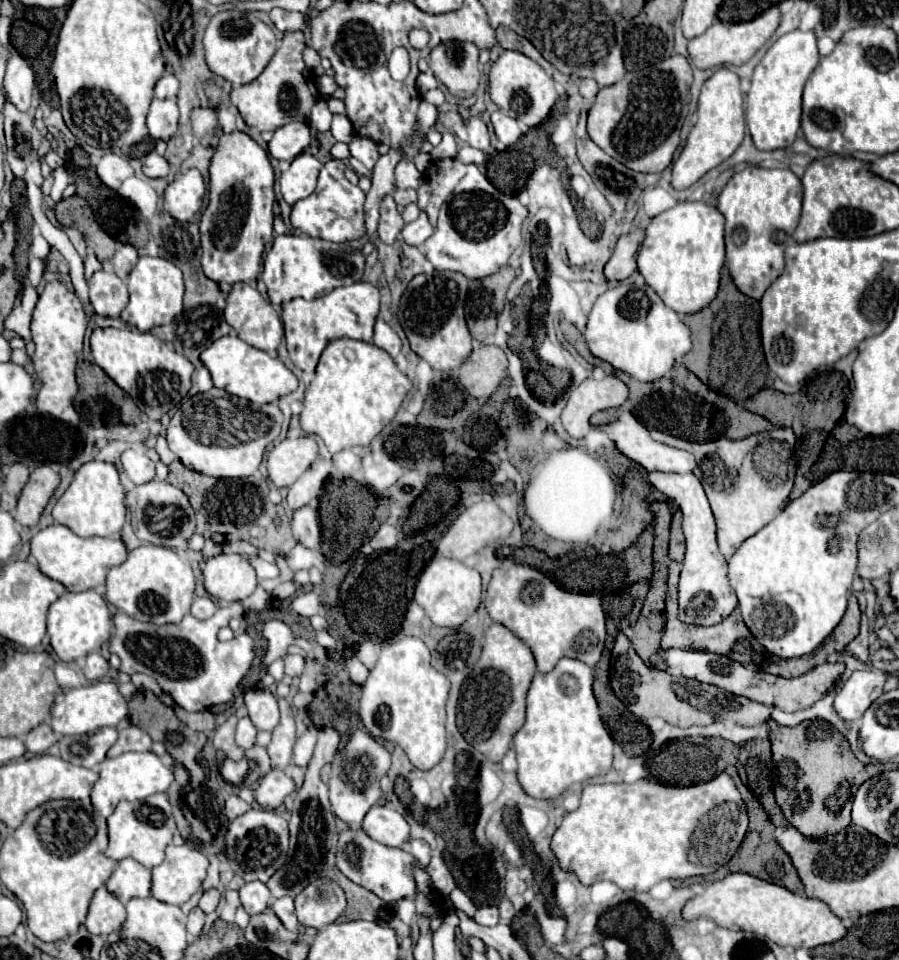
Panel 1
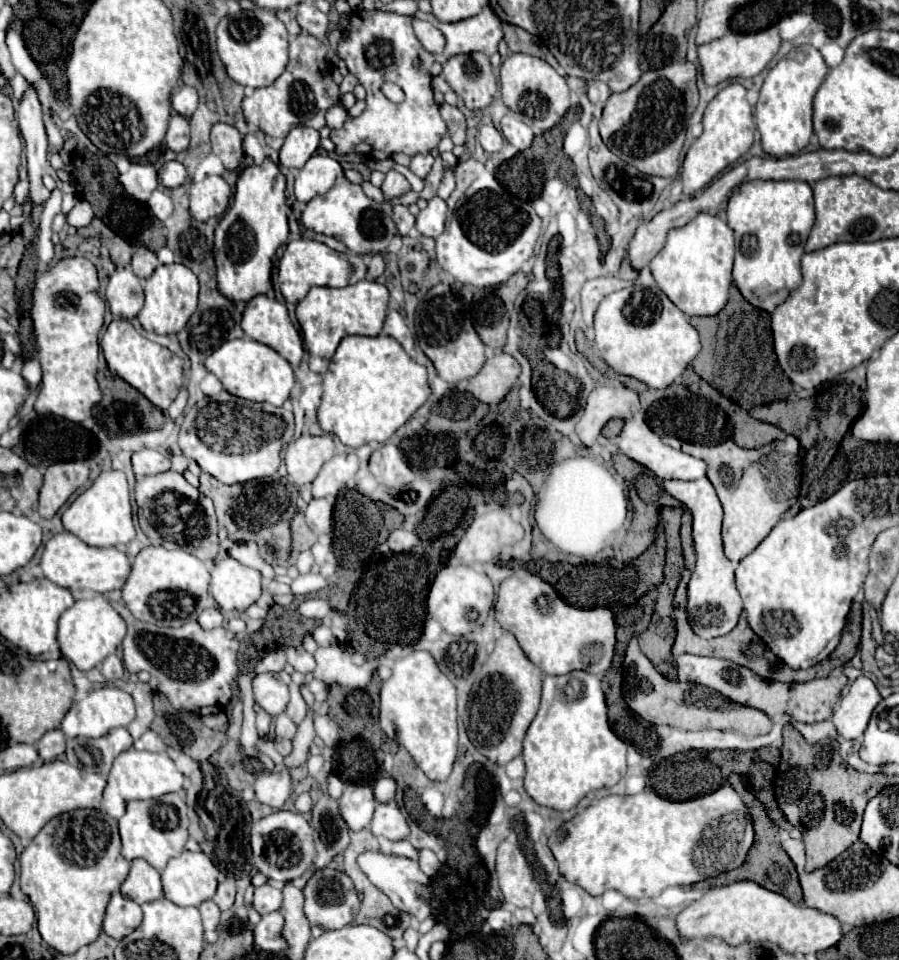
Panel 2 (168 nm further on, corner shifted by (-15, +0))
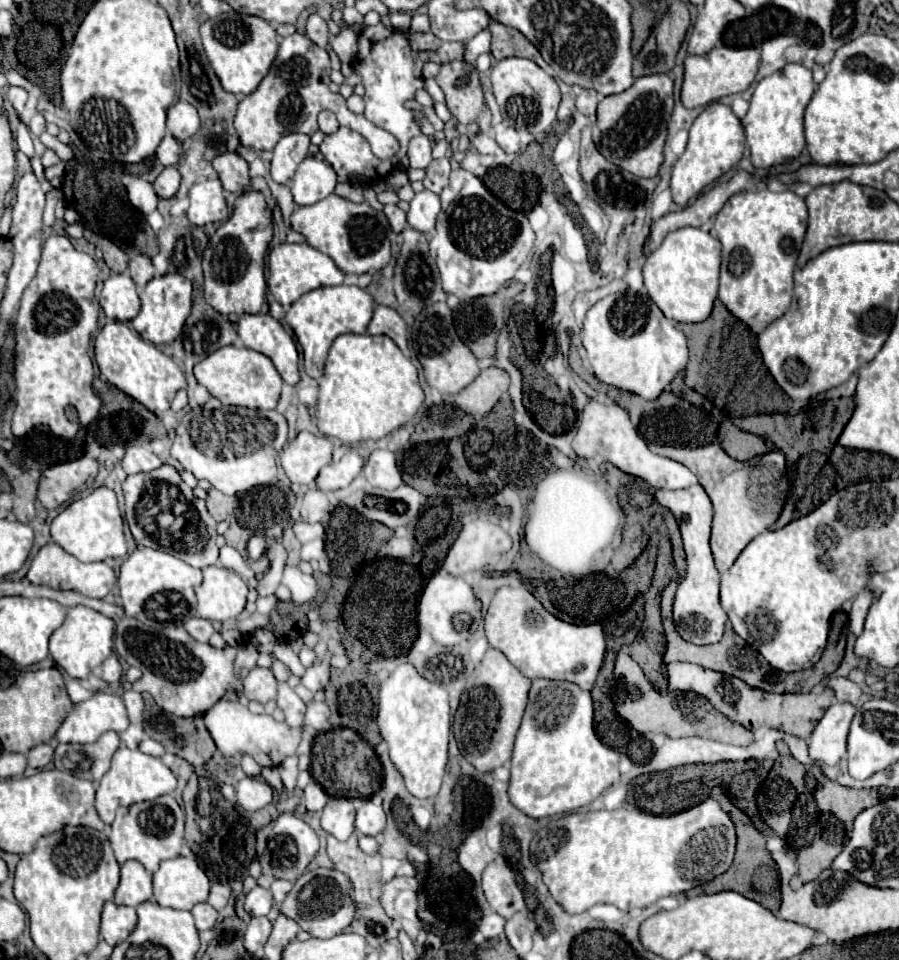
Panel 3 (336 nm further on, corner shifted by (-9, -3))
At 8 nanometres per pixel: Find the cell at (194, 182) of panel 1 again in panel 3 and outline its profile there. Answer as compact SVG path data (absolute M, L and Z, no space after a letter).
M203 180L191 186L189 190L189 208L187 208L187 218L191 224L205 226L209 222L221 222L227 220L229 208L223 196L221 182L215 180Z

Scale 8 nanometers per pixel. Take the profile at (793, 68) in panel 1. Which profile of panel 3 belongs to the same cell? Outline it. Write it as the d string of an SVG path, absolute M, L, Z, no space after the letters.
M787 64L785 68L763 78L751 98L747 116L741 120L745 128L745 138L751 152L751 162L755 168L771 168L785 164L801 154L805 148L803 134L803 112L815 92L813 72L803 64Z

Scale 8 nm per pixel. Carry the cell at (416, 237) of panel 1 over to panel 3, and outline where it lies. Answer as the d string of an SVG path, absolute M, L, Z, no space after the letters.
M423 190L423 192L415 194L415 198L411 200L411 208L407 212L407 222L411 228L415 228L423 234L429 234L435 228L435 220L437 220L439 212L441 212L439 196L429 190Z

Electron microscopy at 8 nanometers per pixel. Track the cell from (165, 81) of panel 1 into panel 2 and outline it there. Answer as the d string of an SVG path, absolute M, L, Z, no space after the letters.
M183 85L183 87L173 95L171 103L173 103L173 109L175 109L179 115L183 115L183 117L189 119L189 117L195 113L197 105L199 105L199 95L197 95L197 91L195 91L193 87Z

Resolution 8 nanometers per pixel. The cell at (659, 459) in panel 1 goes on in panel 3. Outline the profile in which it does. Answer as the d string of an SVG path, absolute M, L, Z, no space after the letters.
M589 400L589 404L583 408L581 426L577 430L577 436L573 438L573 450L581 458L593 458L593 456L601 454L611 464L615 464L619 470L645 480L653 488L677 490L677 488L689 488L689 486L697 484L697 476L687 466L671 460L671 458L653 454L649 450L647 442L633 428L633 424L629 420L629 412L615 402L601 404L597 400Z

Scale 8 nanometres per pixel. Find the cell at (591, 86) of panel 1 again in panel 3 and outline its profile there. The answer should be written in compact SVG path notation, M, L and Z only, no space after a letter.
M583 90L579 96L577 96L577 108L585 114L585 116L589 116L589 118L593 118L595 116L595 110L597 110L597 104L599 104L599 94L595 92L595 90Z

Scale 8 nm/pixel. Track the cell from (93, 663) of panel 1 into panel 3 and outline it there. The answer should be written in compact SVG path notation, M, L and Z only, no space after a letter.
M109 656L103 664L101 664L101 678L107 682L107 684L119 684L121 680L121 664L115 656Z

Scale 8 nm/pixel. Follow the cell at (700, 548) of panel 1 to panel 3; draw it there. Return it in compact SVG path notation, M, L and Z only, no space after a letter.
M701 484L683 488L683 490L657 490L655 500L675 514L681 528L683 544L685 544L685 554L687 554L687 574L679 582L675 604L673 604L673 620L675 620L677 632L681 634L683 640L691 644L715 644L721 640L729 618L719 600L721 576L713 564L713 554L709 546L711 520L713 520L711 500Z

